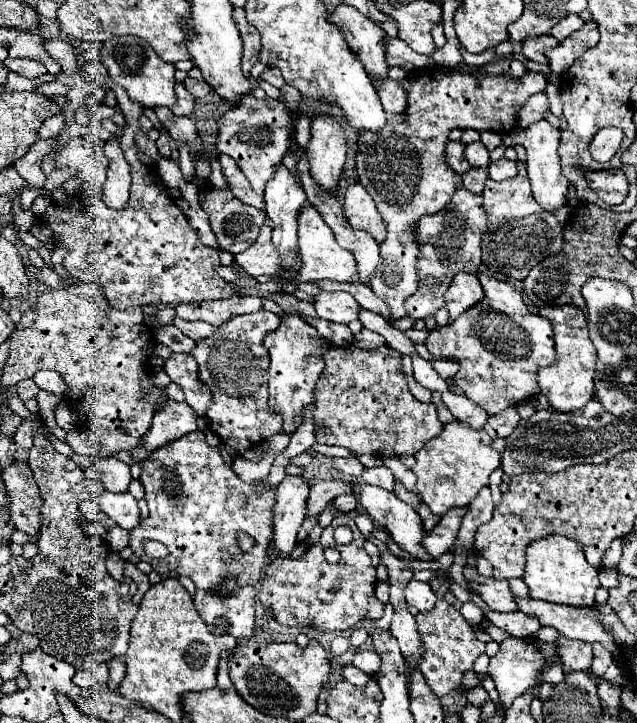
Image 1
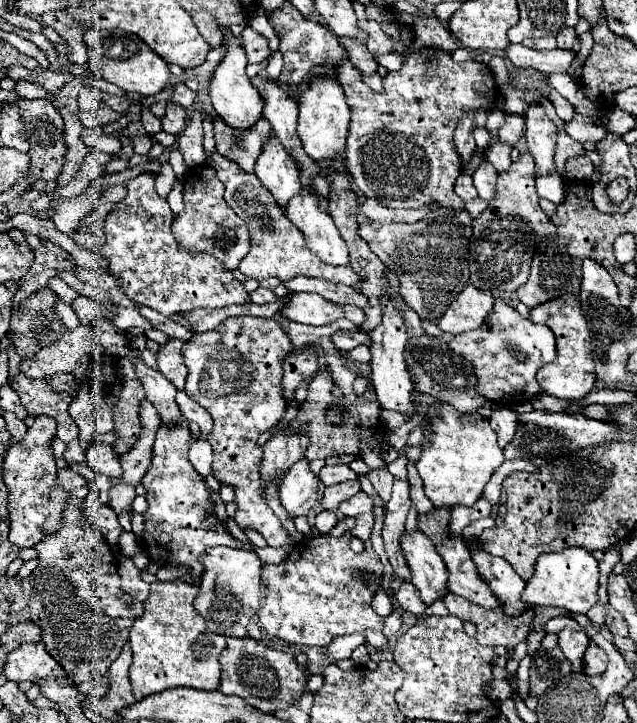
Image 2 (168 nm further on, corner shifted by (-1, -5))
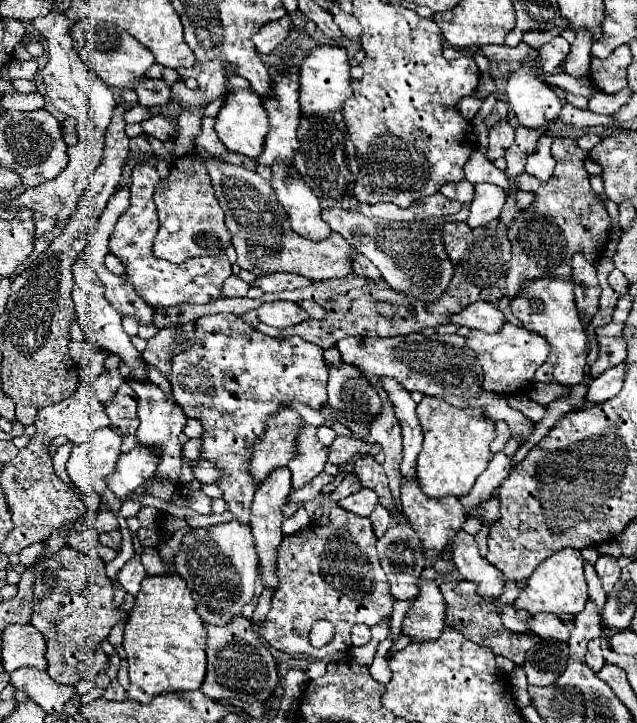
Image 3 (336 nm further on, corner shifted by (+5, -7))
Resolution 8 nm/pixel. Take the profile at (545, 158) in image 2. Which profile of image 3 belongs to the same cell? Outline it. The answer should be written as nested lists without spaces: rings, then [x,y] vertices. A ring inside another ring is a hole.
[[[522,61],[520,69],[516,69],[510,77],[508,77],[508,85],[506,85],[506,97],[508,103],[512,107],[512,111],[516,113],[518,121],[526,127],[542,127],[546,123],[550,123],[562,107],[562,99],[556,95],[556,91],[552,91],[544,79],[540,79],[540,67],[534,65],[532,61]]]

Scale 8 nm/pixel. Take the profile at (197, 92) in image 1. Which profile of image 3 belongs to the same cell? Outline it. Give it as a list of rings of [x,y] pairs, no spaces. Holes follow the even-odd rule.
[[[144,79],[134,85],[134,91],[138,93],[138,103],[146,107],[158,107],[172,101],[170,85],[166,85],[162,79]]]

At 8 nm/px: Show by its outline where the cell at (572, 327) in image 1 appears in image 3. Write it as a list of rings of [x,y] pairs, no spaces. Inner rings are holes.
[[[540,277],[538,281],[528,281],[522,285],[522,293],[510,299],[510,311],[522,321],[528,331],[542,335],[550,343],[550,355],[546,363],[536,371],[536,381],[550,381],[550,375],[560,385],[576,385],[584,379],[584,365],[588,355],[588,337],[580,323],[576,301],[574,301],[574,281],[568,277]]]

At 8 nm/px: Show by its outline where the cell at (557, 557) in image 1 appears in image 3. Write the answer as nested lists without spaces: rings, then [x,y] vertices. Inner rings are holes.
[[[560,549],[546,561],[542,561],[536,571],[526,581],[526,587],[520,591],[518,599],[514,601],[516,611],[528,611],[534,613],[554,613],[554,615],[576,615],[584,609],[584,603],[588,599],[588,589],[584,581],[584,559],[580,551],[574,549]]]

